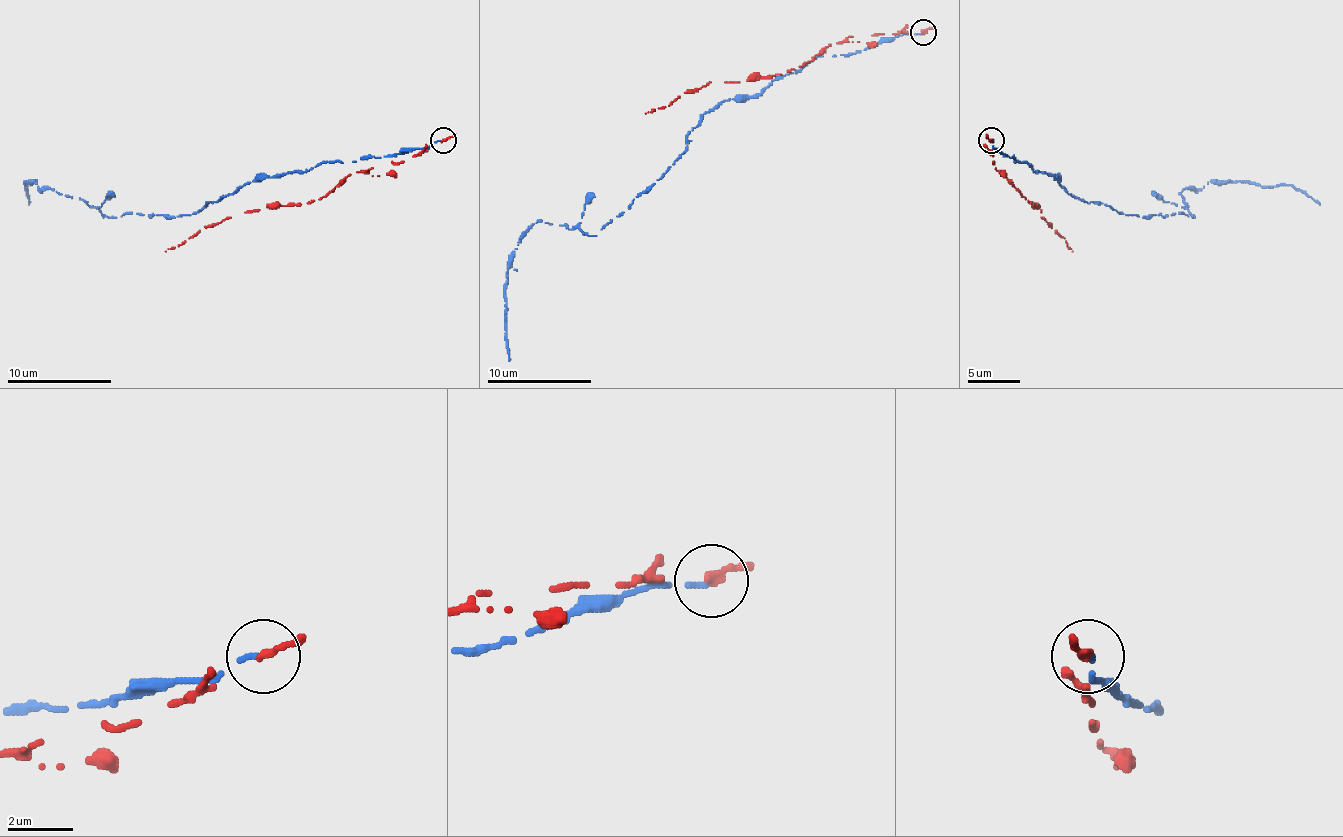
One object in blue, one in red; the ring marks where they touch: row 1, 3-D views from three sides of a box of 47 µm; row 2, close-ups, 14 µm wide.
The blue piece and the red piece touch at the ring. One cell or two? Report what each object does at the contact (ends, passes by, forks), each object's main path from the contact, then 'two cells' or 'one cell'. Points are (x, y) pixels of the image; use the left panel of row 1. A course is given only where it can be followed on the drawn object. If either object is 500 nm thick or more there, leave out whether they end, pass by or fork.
blue ends | red ends | blue via (441, 140), (238, 187), (191, 215), (107, 218), (84, 200), (27, 181), (29, 205) | red via (443, 140), (391, 163), (386, 174), (357, 171), (323, 197), (271, 205), (204, 226), (165, 252) | two cells

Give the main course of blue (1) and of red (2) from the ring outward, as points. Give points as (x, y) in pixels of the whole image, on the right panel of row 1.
1: (993, 140), (1074, 197), (1126, 215), (1194, 218), (1181, 192), (1209, 181), (1293, 184), (1319, 205)
2: (991, 140), (986, 145), (993, 155), (993, 163), (1025, 197), (1040, 207), (1040, 218), (1066, 241), (1071, 252)

